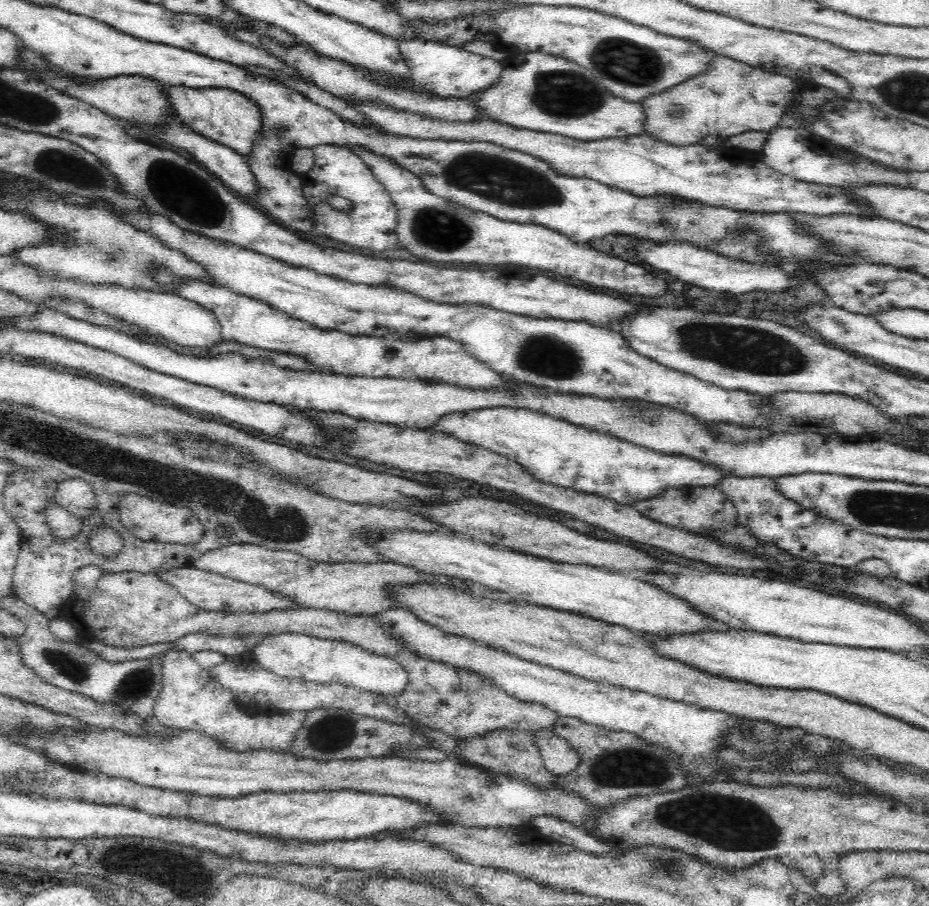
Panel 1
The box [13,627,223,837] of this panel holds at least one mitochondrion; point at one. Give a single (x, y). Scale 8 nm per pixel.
(72, 668)

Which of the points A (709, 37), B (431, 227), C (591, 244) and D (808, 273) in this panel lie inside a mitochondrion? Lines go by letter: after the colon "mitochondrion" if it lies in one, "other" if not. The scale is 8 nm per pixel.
A: other
B: mitochondrion
C: other
D: other

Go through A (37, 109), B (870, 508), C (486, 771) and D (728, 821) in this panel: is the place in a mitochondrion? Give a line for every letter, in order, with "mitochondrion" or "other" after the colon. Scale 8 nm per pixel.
A: mitochondrion
B: mitochondrion
C: other
D: mitochondrion

